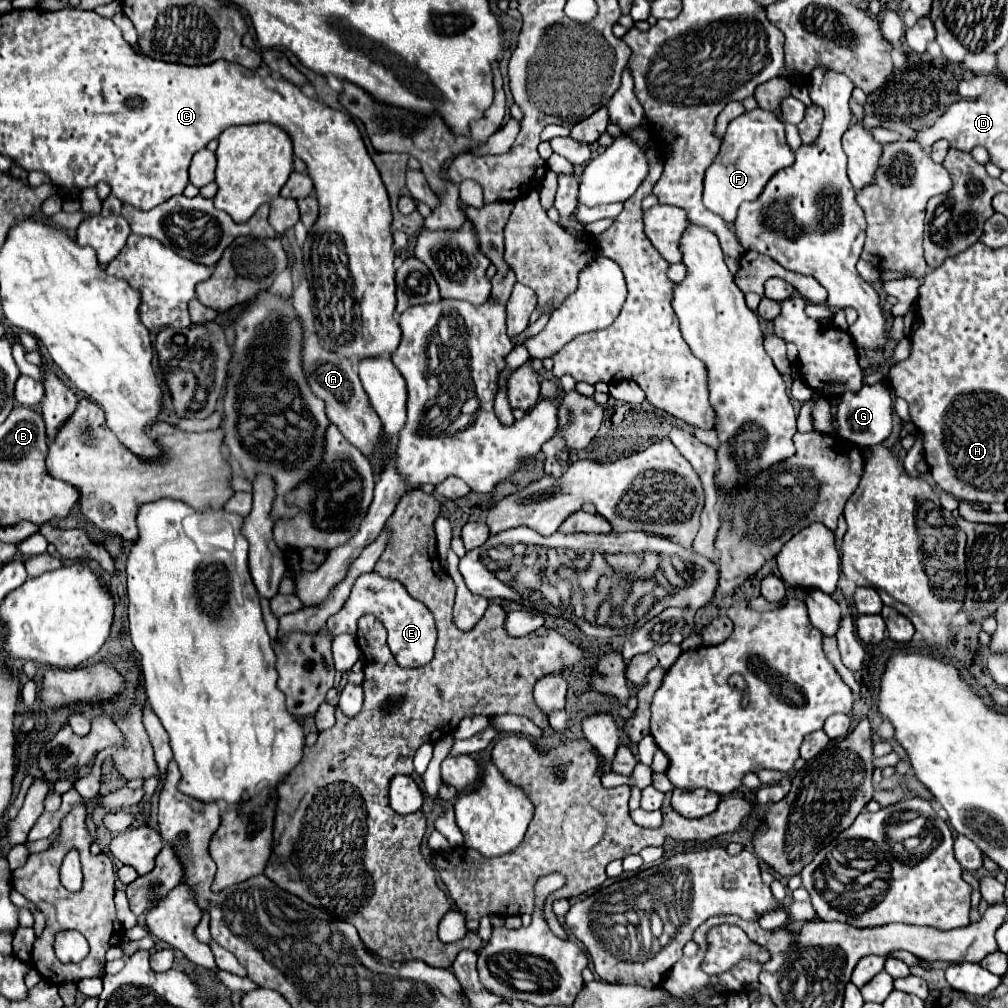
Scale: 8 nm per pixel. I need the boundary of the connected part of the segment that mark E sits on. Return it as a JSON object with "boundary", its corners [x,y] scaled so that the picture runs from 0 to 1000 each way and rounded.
{"boundary":[[[372,566],[356,570],[344,598],[338,602],[336,608],[332,608],[324,616],[324,624],[330,632],[340,630],[340,628],[346,628],[352,632],[354,616],[360,610],[372,610],[374,614],[378,614],[378,618],[382,620],[382,624],[386,628],[386,644],[398,662],[414,664],[414,662],[424,660],[430,654],[430,646],[432,646],[432,638],[434,638],[432,614],[418,596],[412,596],[404,588],[404,584],[396,578],[396,574],[384,574]]]}

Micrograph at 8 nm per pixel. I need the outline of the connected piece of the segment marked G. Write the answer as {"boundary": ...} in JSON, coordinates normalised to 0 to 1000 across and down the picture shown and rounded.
{"boundary":[[[878,378],[870,382],[856,382],[852,388],[836,390],[834,398],[830,402],[828,410],[830,418],[830,432],[842,439],[848,439],[852,443],[864,443],[872,441],[874,438],[880,436],[884,430],[884,420],[886,420],[886,388]]]}

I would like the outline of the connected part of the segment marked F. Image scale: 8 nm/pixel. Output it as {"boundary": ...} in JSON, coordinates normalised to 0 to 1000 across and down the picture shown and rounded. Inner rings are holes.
{"boundary":[[[747,108],[731,118],[727,118],[721,126],[721,132],[715,142],[715,150],[699,170],[699,188],[697,201],[707,211],[715,213],[719,221],[727,221],[731,215],[731,205],[737,199],[751,197],[761,180],[777,166],[787,164],[789,154],[779,140],[779,124],[777,120],[757,108]]]}

